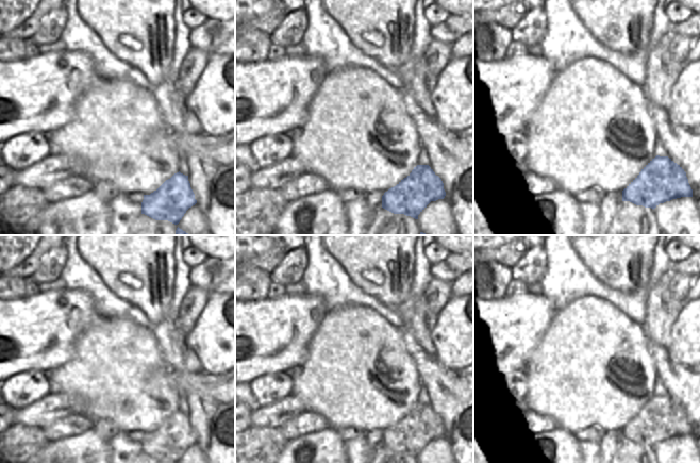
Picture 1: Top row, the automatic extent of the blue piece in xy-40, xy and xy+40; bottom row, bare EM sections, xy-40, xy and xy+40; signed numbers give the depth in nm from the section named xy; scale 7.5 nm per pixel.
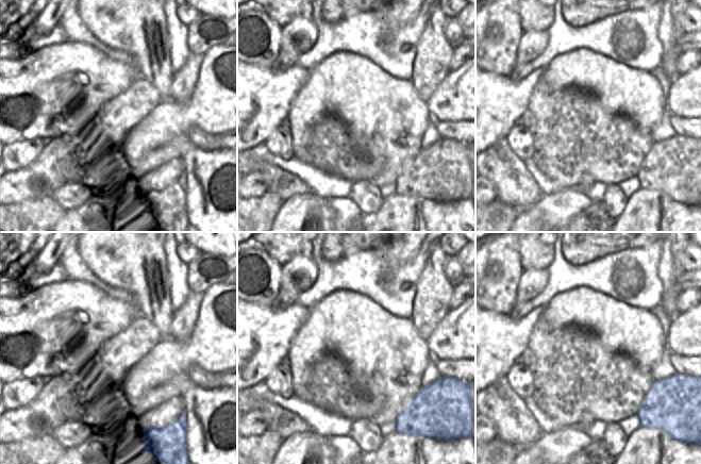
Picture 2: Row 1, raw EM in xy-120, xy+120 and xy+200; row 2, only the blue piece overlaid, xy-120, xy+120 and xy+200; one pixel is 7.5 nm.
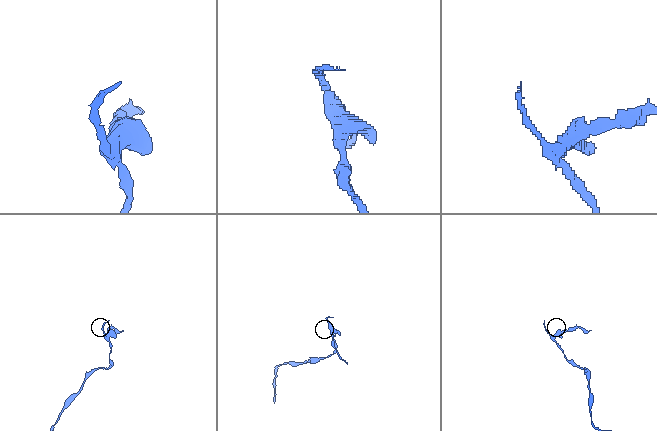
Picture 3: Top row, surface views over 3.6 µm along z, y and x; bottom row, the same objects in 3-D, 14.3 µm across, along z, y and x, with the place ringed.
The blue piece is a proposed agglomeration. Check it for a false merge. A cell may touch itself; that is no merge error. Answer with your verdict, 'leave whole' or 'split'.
split

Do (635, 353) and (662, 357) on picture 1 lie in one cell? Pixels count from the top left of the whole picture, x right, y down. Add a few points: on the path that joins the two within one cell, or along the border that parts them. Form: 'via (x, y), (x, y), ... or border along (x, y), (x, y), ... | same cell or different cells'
border along (647, 340), (647, 350), (657, 376) | different cells

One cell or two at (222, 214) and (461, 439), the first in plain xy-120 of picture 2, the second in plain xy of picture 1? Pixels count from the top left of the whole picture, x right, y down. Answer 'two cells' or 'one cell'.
one cell

